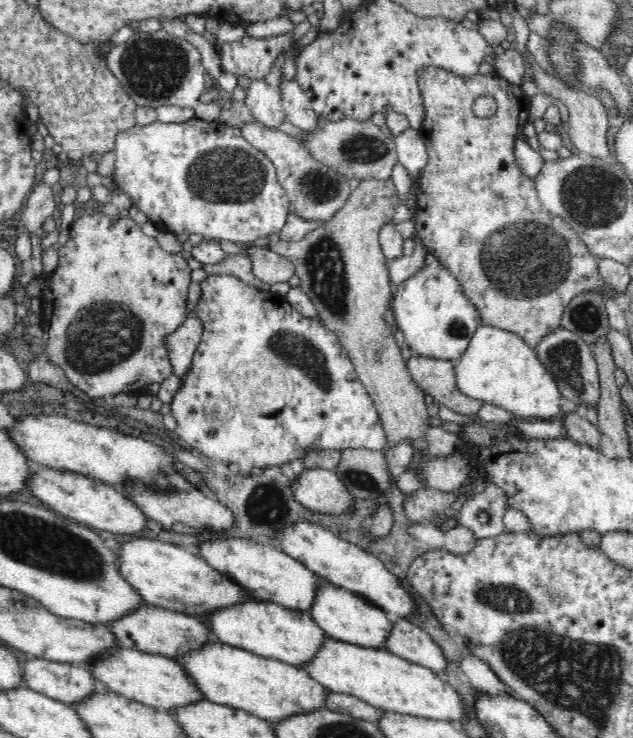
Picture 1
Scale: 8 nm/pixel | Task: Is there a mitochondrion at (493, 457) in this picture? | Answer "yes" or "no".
no

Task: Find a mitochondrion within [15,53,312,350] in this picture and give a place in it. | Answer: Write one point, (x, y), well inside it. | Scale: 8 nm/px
(230, 174)

